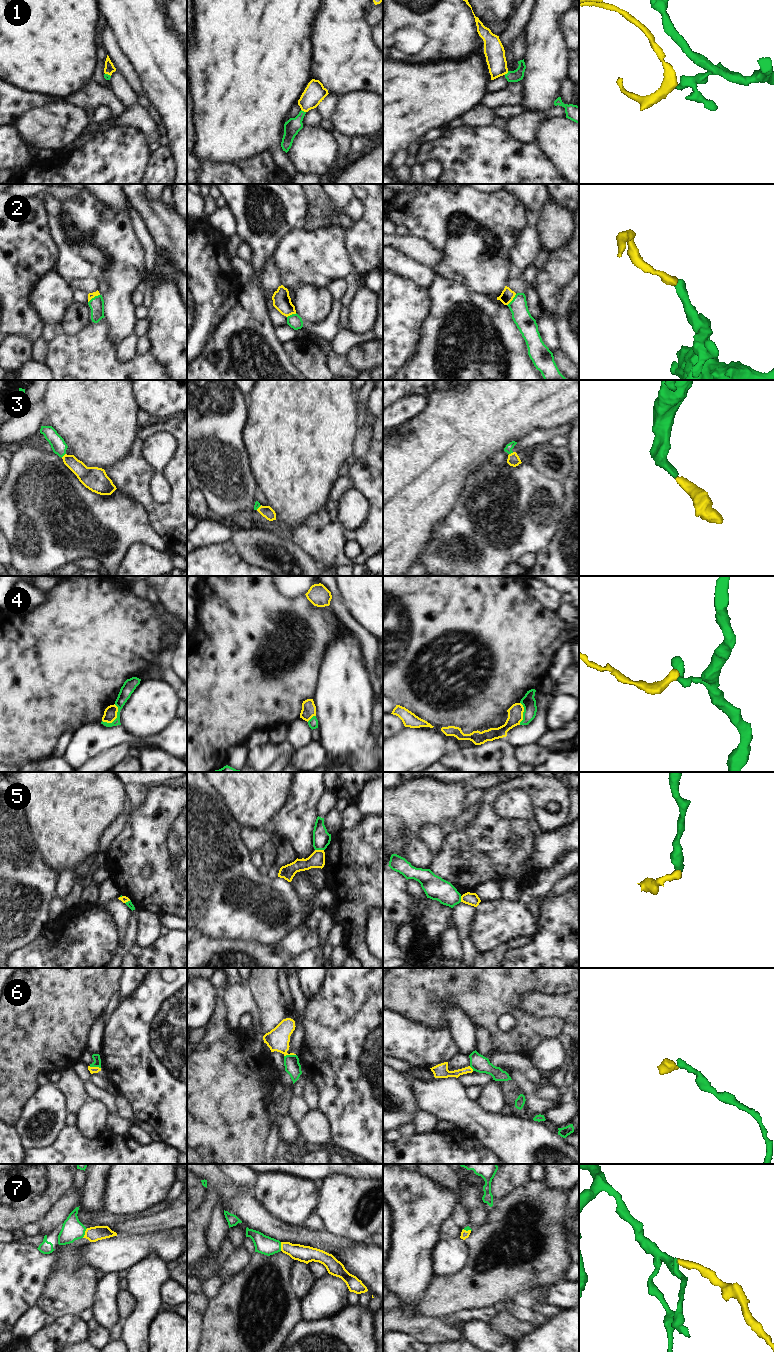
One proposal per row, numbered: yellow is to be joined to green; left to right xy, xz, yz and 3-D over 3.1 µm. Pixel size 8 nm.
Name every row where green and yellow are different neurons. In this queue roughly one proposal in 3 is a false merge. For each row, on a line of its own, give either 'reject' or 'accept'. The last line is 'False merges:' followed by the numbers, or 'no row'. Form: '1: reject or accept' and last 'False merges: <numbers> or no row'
1: accept
2: reject
3: accept
4: reject
5: reject
6: reject
7: accept
False merges: 2, 4, 5, 6

